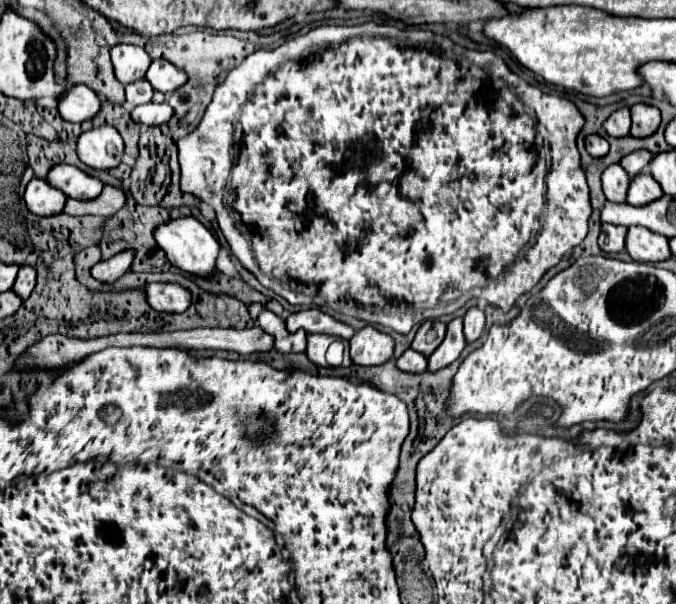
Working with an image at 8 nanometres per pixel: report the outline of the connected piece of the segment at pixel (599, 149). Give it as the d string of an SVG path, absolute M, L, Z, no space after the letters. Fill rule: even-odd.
M587 136L585 146L587 146L587 152L593 158L603 158L609 152L609 142L605 138L601 138L601 136Z

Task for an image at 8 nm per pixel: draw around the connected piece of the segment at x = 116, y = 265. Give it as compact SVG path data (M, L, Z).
M117 254L117 258L113 258L113 260L105 260L105 262L95 264L91 268L91 274L95 280L111 284L111 282L119 280L129 270L131 260L133 260L133 254Z

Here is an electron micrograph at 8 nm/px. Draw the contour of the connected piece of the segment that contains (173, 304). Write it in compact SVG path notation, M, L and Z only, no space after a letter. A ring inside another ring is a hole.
M147 284L145 300L157 312L183 312L191 302L191 294L179 284Z

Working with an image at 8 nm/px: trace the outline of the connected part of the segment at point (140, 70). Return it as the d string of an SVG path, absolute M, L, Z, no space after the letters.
M115 44L111 48L111 60L115 66L115 76L121 84L141 80L151 62L145 50L133 44Z

